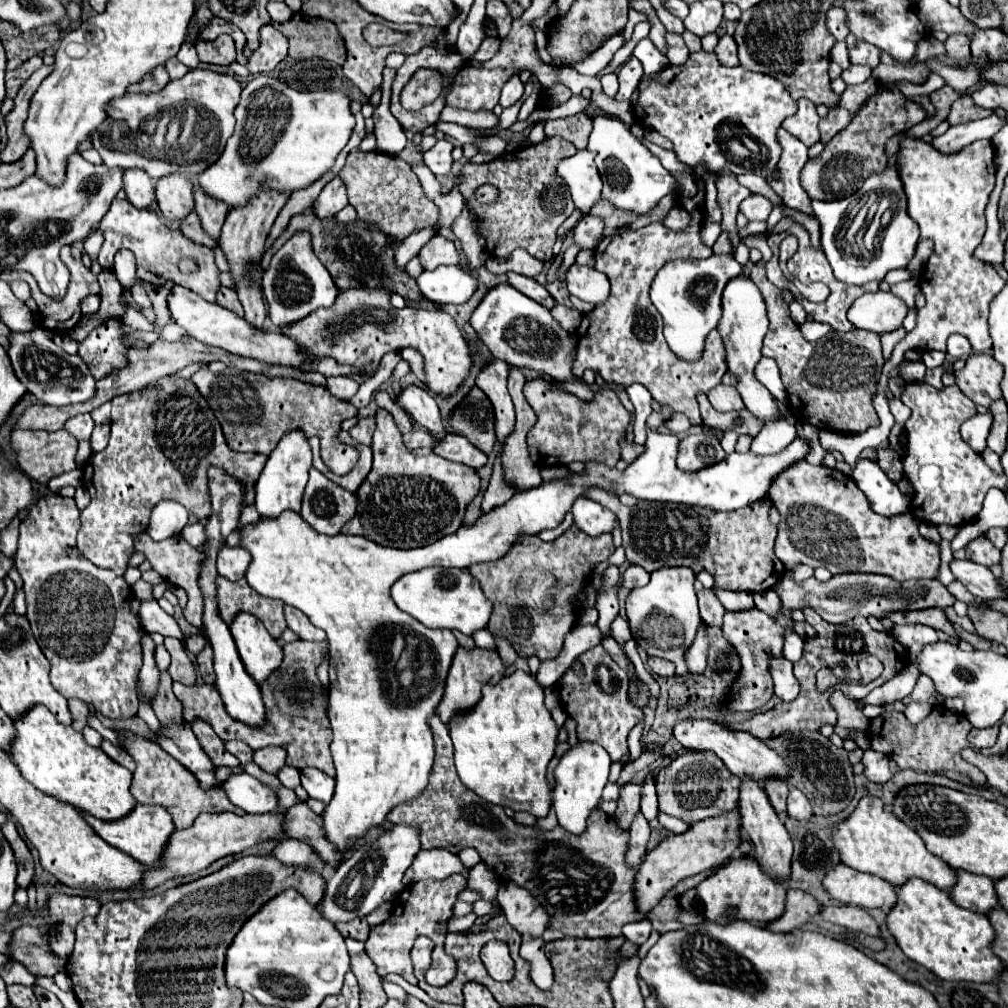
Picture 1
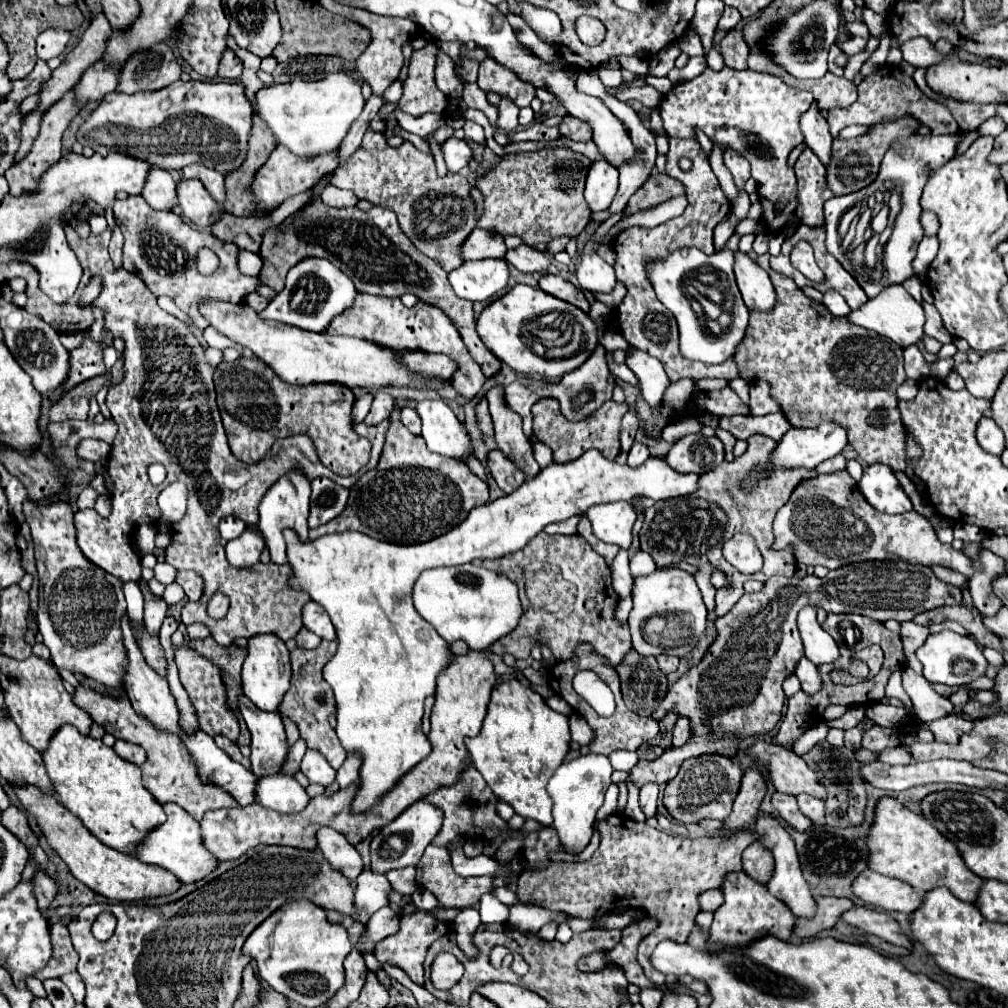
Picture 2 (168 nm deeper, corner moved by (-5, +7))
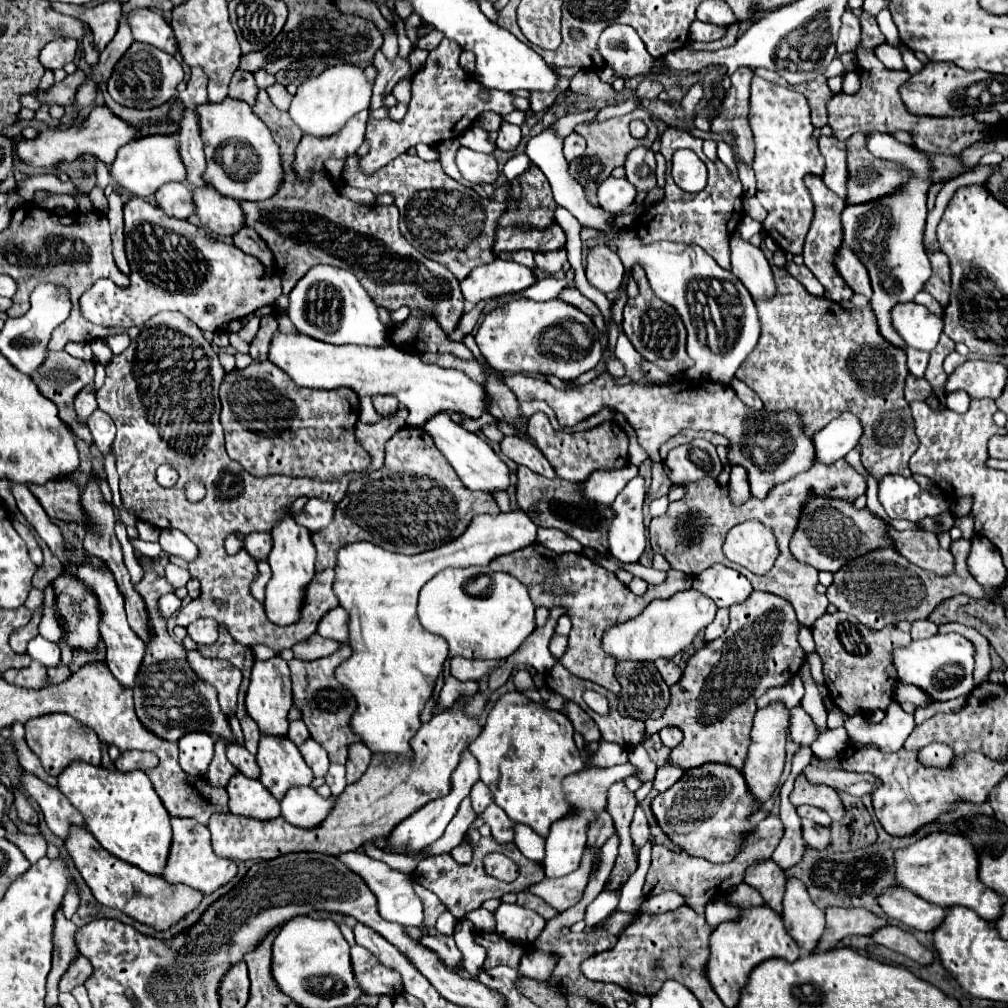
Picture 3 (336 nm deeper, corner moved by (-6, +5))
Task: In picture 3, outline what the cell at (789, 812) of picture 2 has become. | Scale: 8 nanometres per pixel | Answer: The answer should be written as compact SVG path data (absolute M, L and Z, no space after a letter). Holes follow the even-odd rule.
M802 820L802 830L804 830L804 840L810 848L814 850L826 850L832 844L830 838L830 828L822 828L818 824L812 824L810 820Z

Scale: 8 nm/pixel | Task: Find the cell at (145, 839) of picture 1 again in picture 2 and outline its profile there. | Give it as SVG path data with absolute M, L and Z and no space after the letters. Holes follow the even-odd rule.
M167 802L163 804L163 810L167 820L145 834L145 838L135 848L135 856L145 864L157 864L173 872L181 882L197 882L205 878L217 866L217 860L201 844L199 822L195 822L179 804Z

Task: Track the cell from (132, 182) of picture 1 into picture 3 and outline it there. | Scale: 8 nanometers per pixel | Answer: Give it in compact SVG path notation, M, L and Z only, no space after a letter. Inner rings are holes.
M168 182L156 194L158 208L162 208L168 216L186 220L194 214L194 200L192 190L182 182Z

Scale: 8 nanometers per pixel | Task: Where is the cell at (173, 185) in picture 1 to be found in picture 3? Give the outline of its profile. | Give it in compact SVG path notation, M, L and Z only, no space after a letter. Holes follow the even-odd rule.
M202 186L194 188L194 204L196 214L202 224L210 228L218 236L234 236L240 228L244 228L244 210L232 198L220 198L212 188Z

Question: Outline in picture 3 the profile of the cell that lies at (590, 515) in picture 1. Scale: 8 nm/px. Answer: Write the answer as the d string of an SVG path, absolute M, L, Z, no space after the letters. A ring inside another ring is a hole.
M636 476L624 486L612 504L616 518L612 520L608 542L612 556L620 562L638 562L646 550L646 528L642 516L644 490L644 478Z

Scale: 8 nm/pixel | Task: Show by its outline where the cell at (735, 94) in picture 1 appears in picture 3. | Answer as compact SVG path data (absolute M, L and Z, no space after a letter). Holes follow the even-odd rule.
M754 76L750 96L750 128L756 142L756 198L768 210L764 230L784 252L802 254L804 240L814 218L814 204L804 184L804 176L824 174L824 158L818 150L818 140L814 138L808 102L804 102L804 96L796 90Z

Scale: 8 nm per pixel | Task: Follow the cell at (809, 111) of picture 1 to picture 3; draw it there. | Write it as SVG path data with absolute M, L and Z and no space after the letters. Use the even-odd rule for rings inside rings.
M820 136L820 152L826 160L826 172L824 172L824 184L838 194L840 198L848 198L846 192L846 182L848 182L848 166L846 166L846 144L836 140L836 138L828 138L828 136Z

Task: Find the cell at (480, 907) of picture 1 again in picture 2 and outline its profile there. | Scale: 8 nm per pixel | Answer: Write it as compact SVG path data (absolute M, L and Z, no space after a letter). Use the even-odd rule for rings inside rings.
M511 904L509 906L509 926L521 932L537 932L547 922L565 922L563 912L551 912L547 908L537 906L523 906L523 904Z

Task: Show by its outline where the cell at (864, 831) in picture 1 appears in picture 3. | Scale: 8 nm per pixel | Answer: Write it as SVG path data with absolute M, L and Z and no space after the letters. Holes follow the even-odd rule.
M930 834L904 850L896 850L896 878L904 888L936 906L964 906L974 910L986 922L996 922L1002 916L1004 900L1000 900L992 888L982 884L978 868L980 858L976 848L964 836L956 834Z

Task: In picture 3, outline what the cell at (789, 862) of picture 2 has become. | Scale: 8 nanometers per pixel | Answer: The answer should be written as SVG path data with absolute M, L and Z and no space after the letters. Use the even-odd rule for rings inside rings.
M794 878L786 880L782 920L786 932L796 940L796 944L800 944L800 948L810 954L818 948L824 932L824 912L814 906L814 902L808 898L808 892Z

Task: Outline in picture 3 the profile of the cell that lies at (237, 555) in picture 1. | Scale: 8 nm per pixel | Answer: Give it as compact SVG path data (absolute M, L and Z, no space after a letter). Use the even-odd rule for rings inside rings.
M252 532L244 538L244 548L252 558L266 560L272 550L272 536L270 532Z

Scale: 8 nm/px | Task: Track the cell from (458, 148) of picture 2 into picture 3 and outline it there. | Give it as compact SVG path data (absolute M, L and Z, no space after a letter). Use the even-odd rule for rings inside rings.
M460 148L458 154L456 154L456 164L458 164L458 170L462 172L464 180L468 180L470 184L494 184L500 176L500 170L498 170L498 162L494 156L490 154L480 154L480 152L474 152L474 150L468 150L468 148Z

